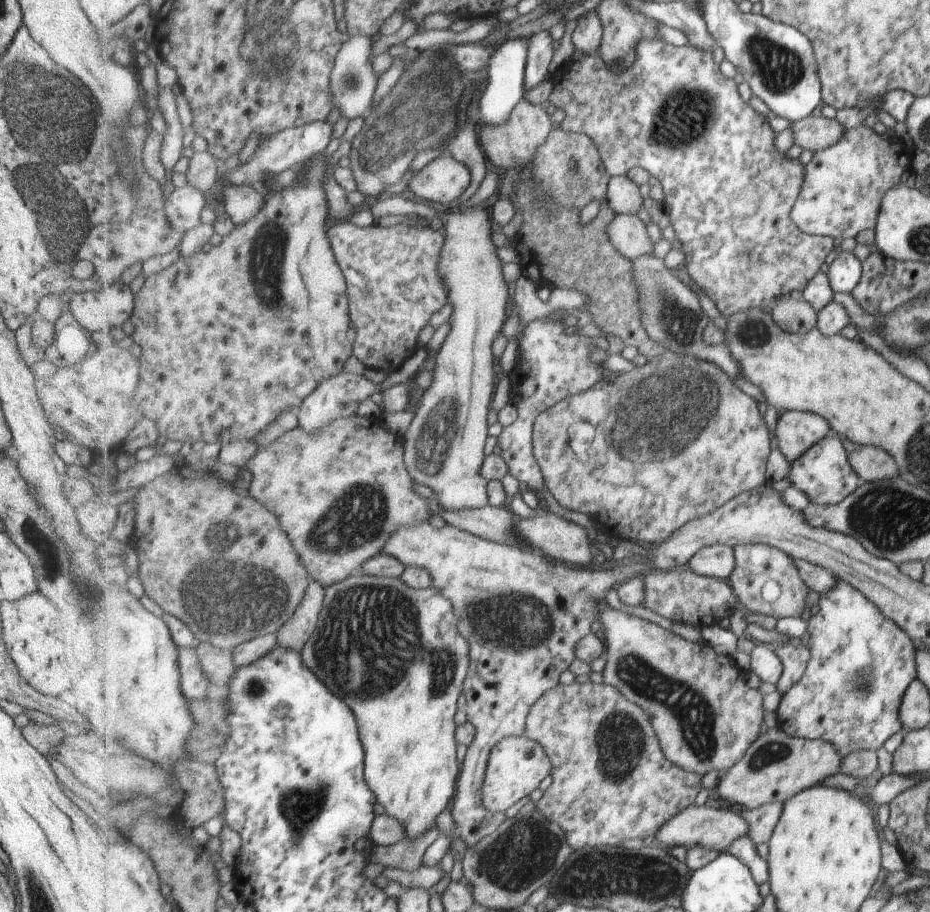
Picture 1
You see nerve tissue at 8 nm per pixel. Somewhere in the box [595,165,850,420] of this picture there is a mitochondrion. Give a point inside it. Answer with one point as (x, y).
(678, 322)

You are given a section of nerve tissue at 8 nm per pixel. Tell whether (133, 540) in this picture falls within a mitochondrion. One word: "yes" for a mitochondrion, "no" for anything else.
no

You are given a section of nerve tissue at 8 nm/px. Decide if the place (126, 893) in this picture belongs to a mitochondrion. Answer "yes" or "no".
no

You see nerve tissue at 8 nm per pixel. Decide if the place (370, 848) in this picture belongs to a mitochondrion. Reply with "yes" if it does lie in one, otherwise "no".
no

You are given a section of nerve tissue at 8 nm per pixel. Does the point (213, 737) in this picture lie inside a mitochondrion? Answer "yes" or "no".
yes

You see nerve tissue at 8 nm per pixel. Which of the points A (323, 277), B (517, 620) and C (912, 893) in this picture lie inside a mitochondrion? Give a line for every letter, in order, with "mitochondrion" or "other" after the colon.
A: other
B: mitochondrion
C: other

